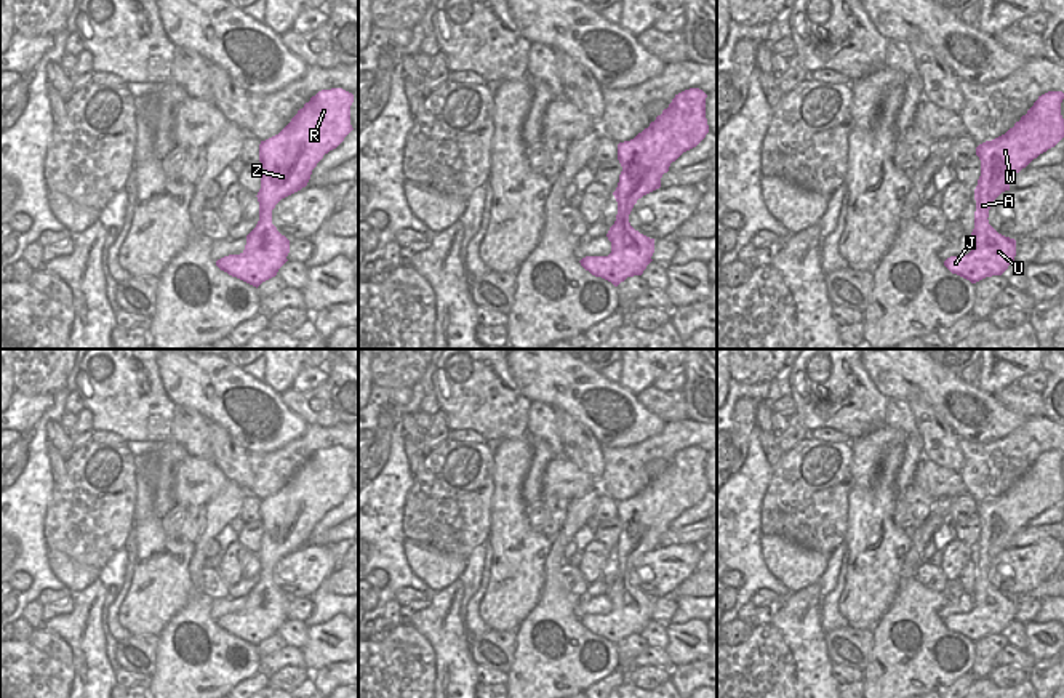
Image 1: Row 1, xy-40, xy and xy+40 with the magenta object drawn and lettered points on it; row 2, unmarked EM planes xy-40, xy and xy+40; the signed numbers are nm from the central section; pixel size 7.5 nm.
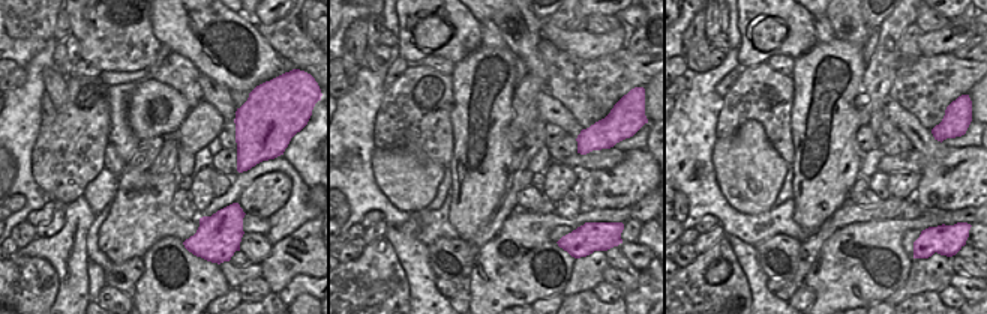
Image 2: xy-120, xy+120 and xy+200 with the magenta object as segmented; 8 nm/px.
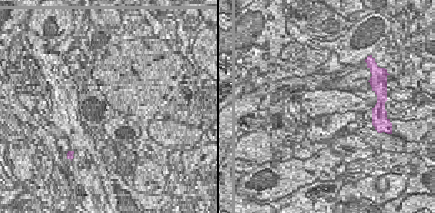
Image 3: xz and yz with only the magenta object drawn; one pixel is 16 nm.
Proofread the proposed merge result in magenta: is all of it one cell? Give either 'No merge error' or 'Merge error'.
No merge error.

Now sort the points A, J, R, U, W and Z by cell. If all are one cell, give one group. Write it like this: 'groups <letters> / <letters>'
groups A J R U W Z

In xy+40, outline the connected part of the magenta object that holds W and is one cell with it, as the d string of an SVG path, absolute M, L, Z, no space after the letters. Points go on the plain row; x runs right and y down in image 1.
M1048 450L1005 493L976 506L981 535L974 548L976 570L971 597L974 607L965 615L950 615L944 624L971 642L1002 634L1016 615L1016 599L998 592L989 583L992 560L1005 549L1016 532L1064 496L1061 474L1062 450Z

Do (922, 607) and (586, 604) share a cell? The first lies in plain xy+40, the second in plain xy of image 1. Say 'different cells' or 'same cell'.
different cells

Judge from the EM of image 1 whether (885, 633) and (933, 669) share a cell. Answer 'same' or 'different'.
same

